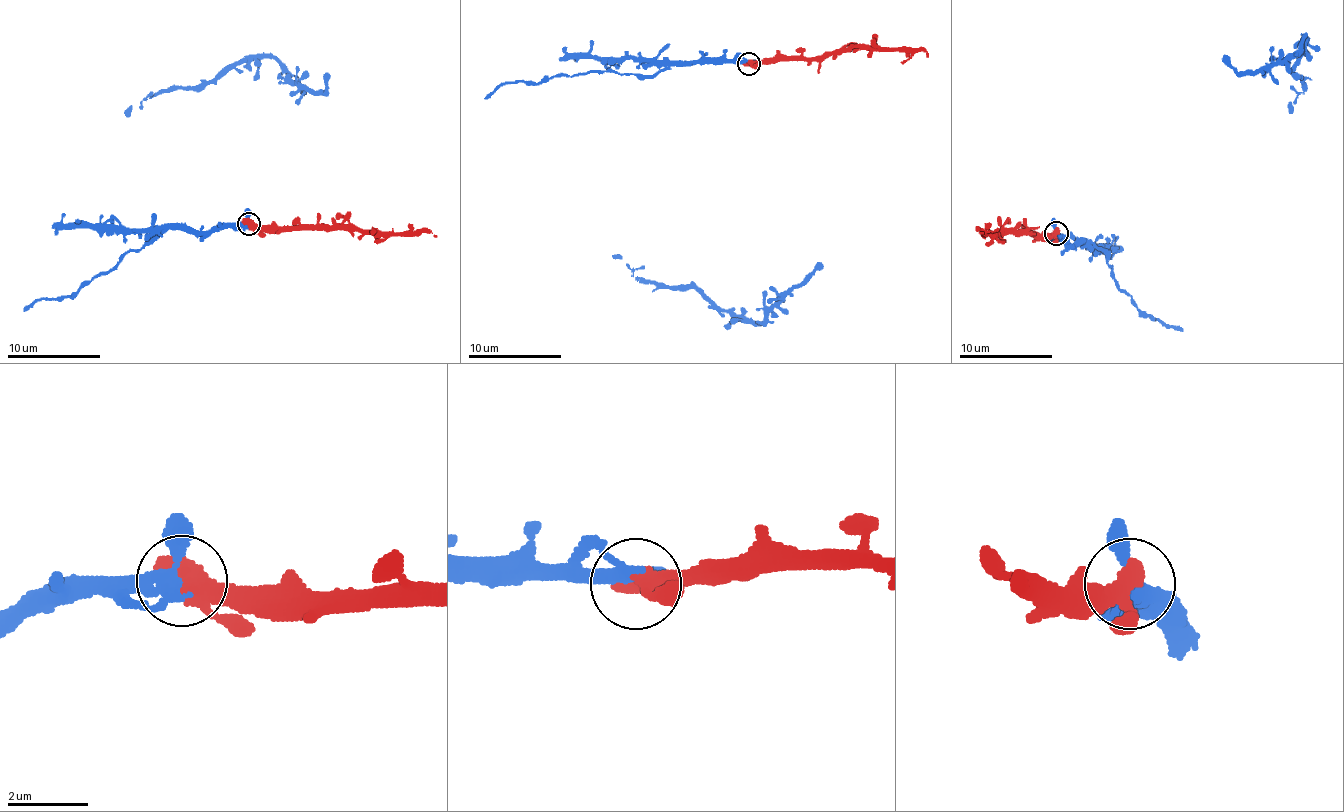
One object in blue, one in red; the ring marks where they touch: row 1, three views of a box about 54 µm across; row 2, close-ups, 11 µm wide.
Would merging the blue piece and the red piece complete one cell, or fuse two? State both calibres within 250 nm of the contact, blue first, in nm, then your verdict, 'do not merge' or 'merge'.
280/440 nm | merge

